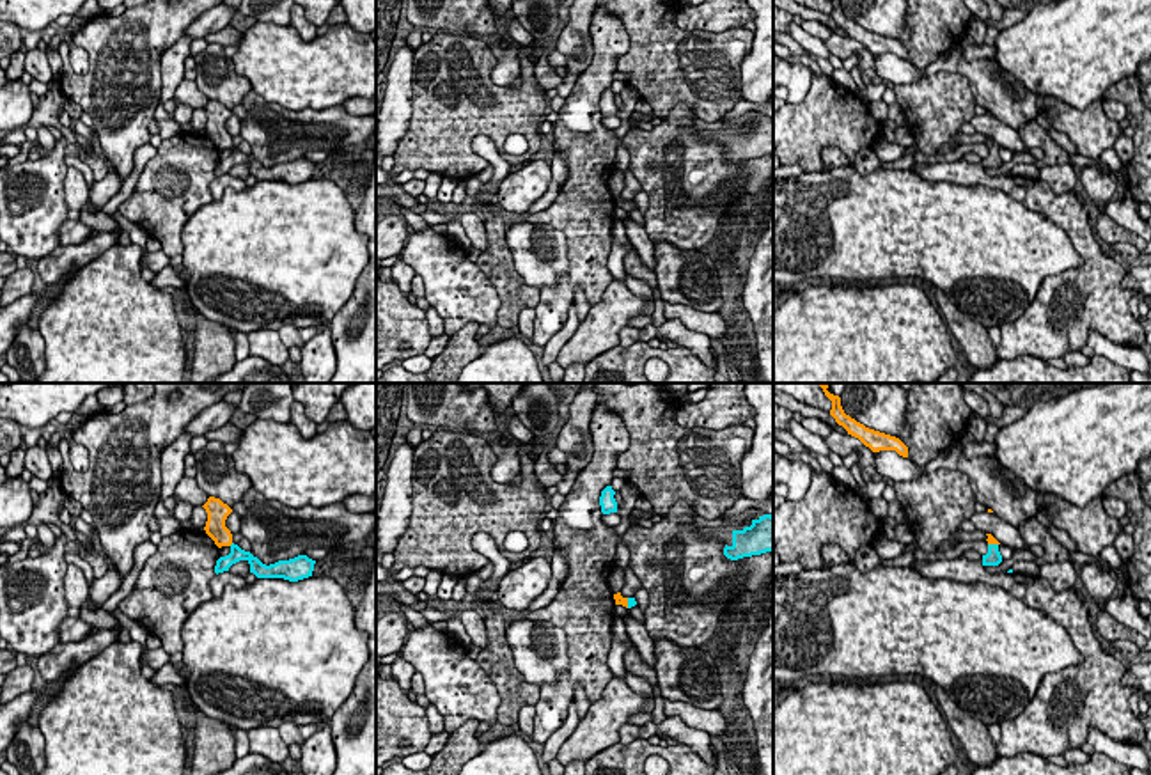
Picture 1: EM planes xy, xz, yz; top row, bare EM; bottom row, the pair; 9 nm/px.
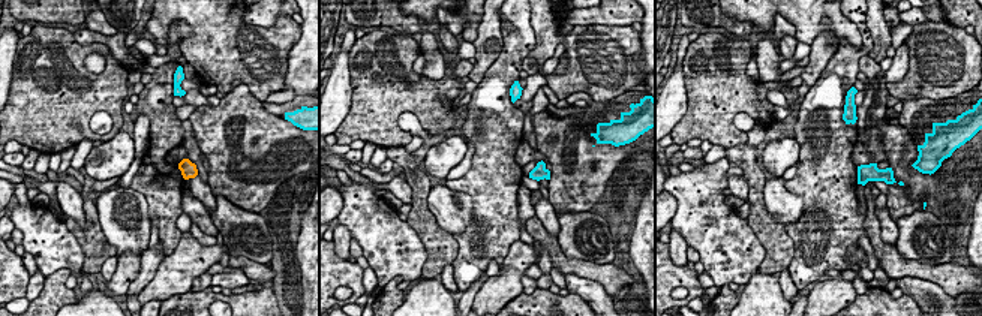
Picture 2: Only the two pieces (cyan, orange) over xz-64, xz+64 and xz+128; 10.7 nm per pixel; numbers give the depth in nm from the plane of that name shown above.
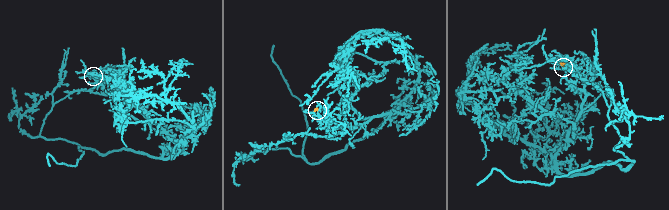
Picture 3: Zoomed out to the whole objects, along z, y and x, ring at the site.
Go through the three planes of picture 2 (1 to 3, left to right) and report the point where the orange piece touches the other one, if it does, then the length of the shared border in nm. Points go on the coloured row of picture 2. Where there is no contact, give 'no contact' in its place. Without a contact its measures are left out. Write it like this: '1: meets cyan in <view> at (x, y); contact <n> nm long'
1: no contact
2: no contact
3: no contact

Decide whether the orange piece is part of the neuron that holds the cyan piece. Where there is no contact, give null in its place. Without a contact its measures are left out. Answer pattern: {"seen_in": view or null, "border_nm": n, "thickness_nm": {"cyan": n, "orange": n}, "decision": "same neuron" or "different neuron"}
{"seen_in": "xz", "border_nm": 100, "thickness_nm": {"cyan": 70, "orange": 90}, "decision": "same neuron"}

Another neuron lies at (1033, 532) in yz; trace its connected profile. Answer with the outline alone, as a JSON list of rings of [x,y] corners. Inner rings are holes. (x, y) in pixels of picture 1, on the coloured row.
[[[1036,518],[1022,521],[1018,532],[1029,546],[1039,544],[1045,550],[1045,553],[1034,560],[1037,566],[1052,560],[1069,560],[1068,548],[1064,548]]]

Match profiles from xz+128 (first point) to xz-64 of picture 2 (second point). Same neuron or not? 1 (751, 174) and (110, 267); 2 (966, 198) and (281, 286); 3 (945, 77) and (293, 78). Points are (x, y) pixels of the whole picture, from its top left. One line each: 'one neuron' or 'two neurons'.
1: two neurons
2: one neuron
3: two neurons

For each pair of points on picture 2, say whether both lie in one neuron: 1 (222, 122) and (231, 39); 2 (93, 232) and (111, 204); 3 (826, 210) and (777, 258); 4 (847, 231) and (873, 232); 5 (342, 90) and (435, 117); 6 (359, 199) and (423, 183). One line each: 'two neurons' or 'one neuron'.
1: two neurons
2: two neurons
3: two neurons
4: two neurons
5: two neurons
6: two neurons

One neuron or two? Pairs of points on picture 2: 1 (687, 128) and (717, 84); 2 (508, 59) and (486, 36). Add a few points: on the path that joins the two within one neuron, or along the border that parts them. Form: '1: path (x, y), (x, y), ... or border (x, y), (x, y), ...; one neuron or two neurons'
1: path (697, 117), (712, 102), (714, 95); one neuron
2: border (501, 15), (502, 50), (482, 81); two neurons

